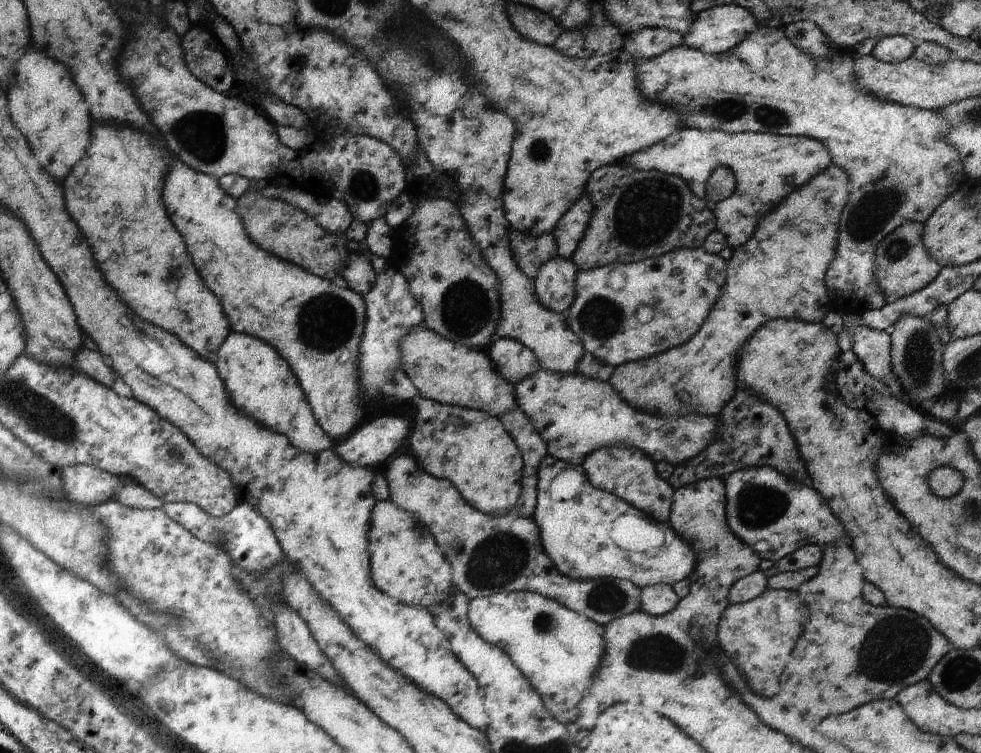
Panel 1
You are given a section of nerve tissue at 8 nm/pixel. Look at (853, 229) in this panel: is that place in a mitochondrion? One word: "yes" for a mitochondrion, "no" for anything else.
yes

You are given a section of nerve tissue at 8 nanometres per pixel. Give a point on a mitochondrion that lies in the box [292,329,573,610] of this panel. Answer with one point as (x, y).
(497, 561)

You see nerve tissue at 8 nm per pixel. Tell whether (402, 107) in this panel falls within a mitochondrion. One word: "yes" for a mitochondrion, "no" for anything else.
no

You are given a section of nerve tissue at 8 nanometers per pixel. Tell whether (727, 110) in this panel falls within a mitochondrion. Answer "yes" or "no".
yes

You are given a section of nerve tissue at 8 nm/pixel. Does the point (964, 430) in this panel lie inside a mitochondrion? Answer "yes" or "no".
no

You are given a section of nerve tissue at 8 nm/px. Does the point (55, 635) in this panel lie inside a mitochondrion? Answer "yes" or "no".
no

